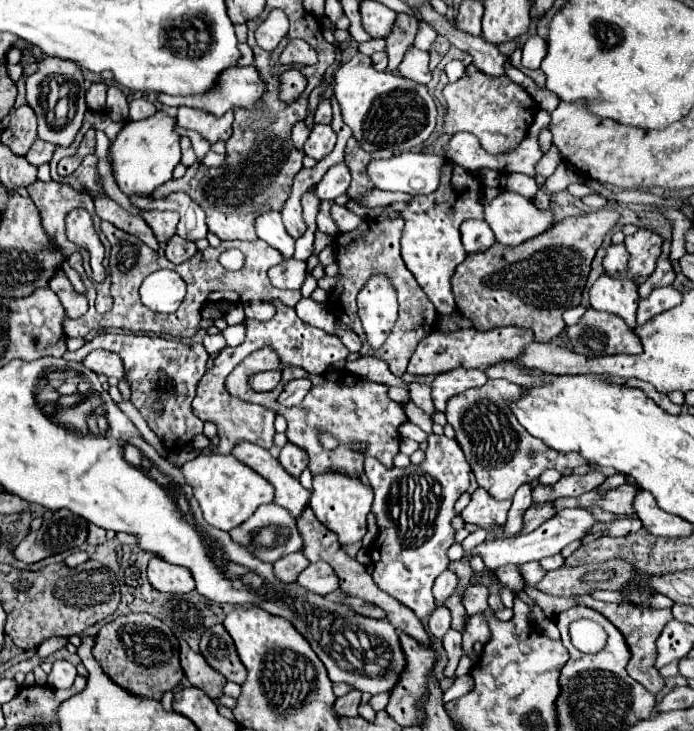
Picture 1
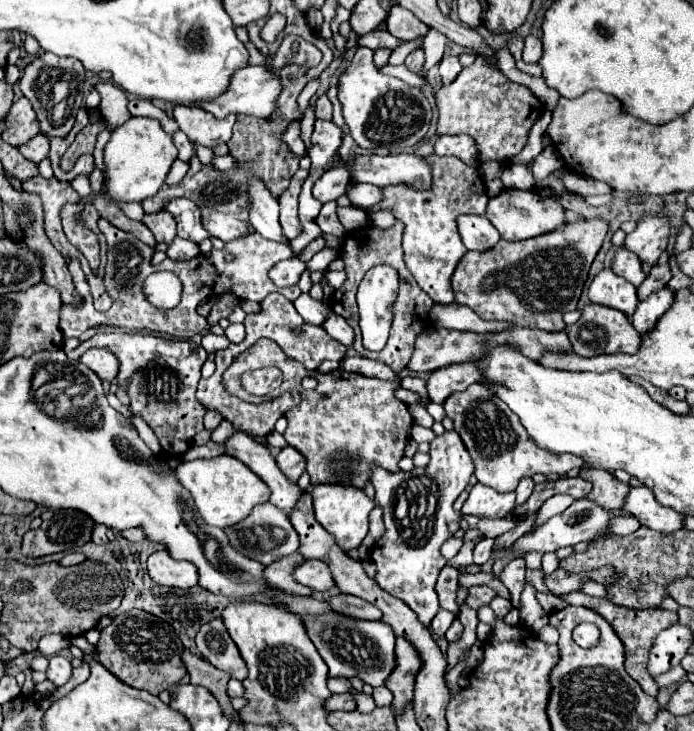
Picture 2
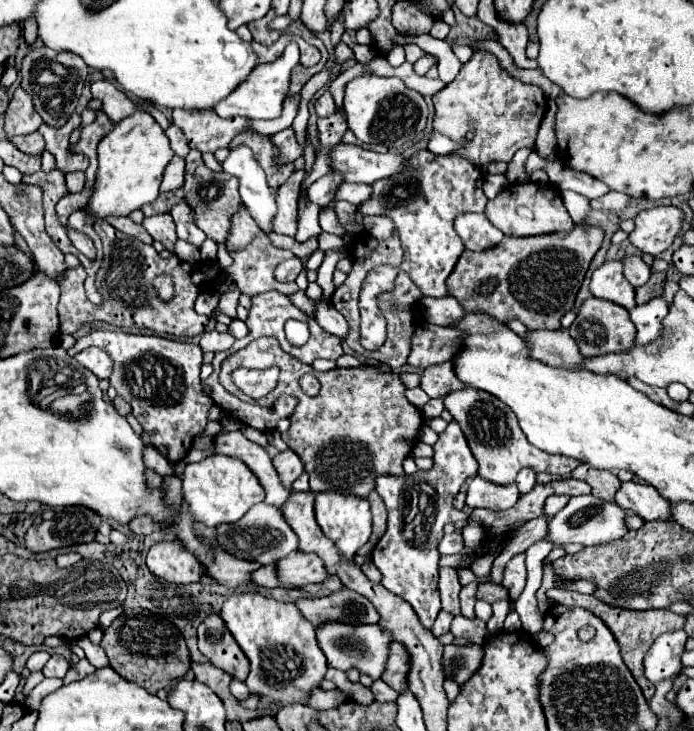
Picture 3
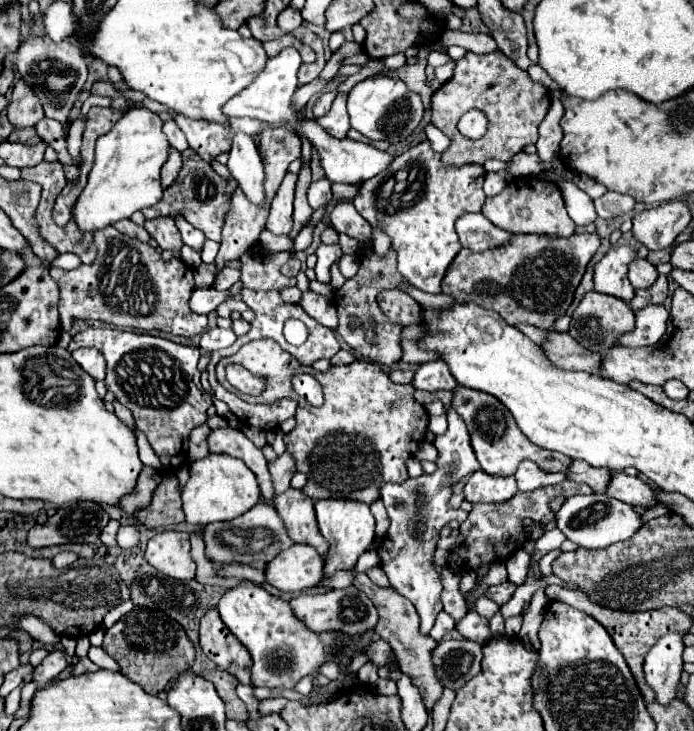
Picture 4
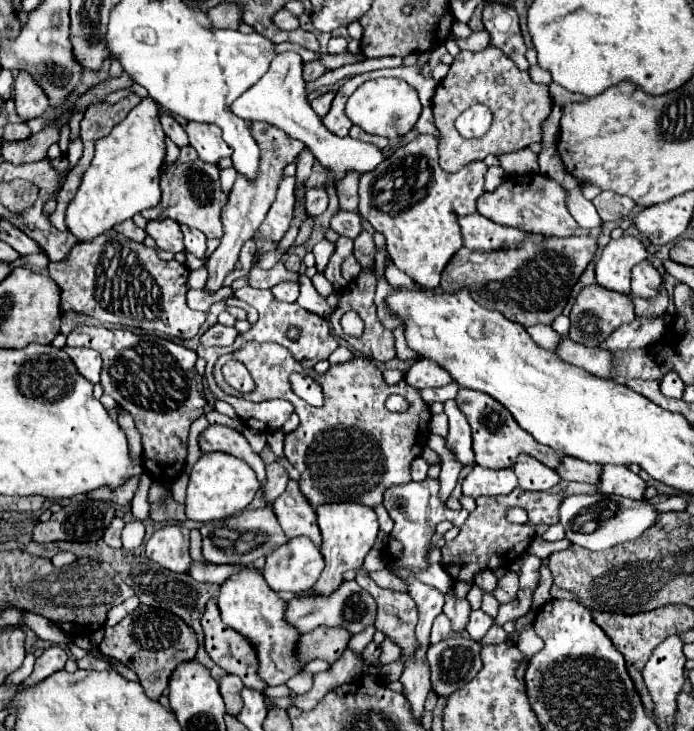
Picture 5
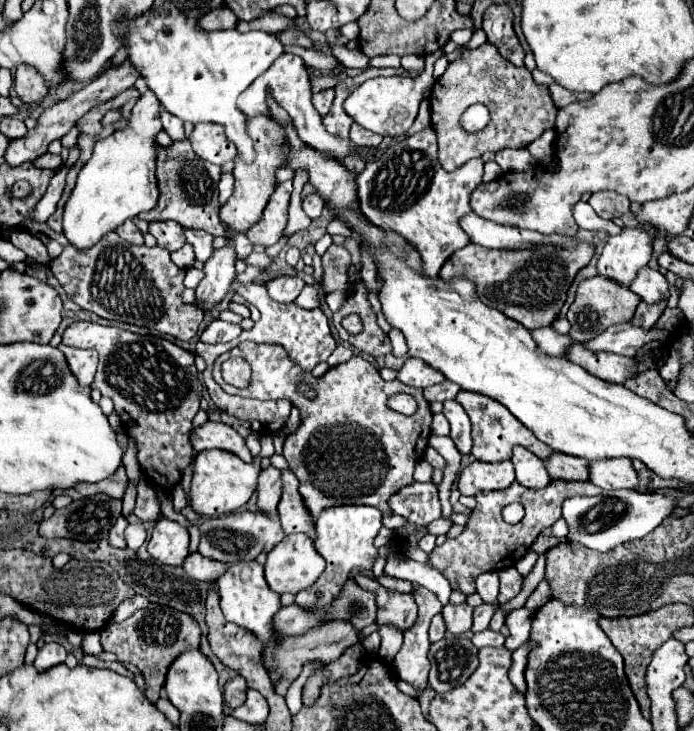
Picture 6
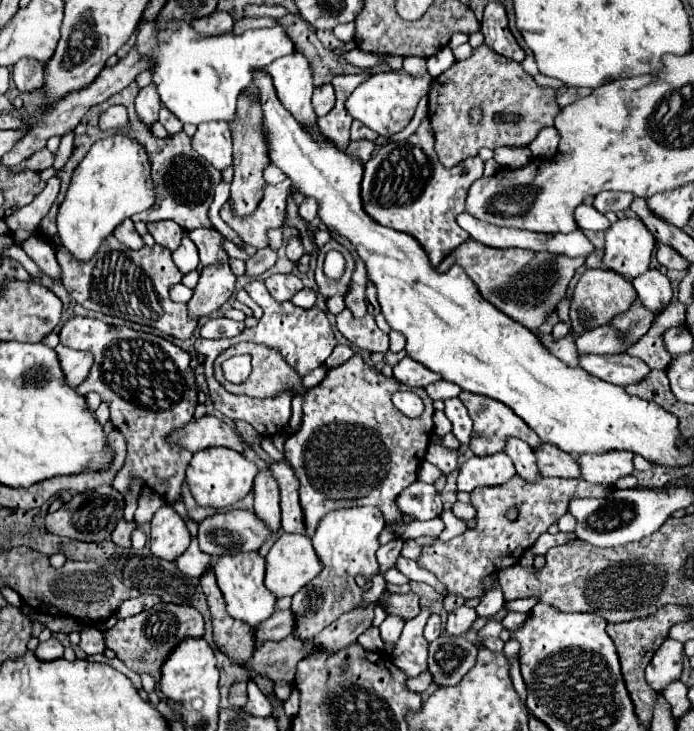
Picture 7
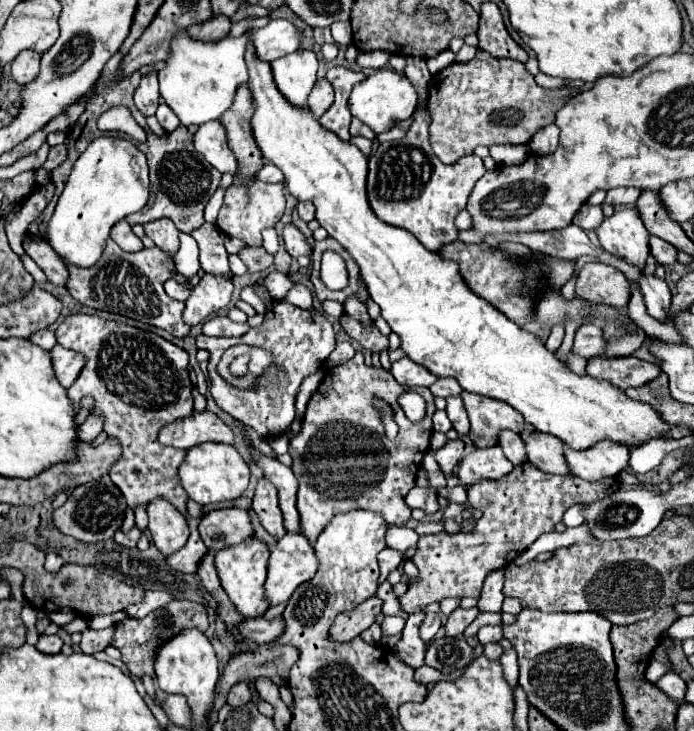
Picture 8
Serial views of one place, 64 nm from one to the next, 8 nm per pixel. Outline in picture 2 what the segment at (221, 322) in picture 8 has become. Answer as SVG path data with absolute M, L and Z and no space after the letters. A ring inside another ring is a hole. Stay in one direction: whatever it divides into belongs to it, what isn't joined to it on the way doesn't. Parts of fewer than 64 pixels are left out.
M208 332L208 334L202 338L202 346L204 346L204 350L206 350L208 354L214 354L214 352L226 348L228 344L230 344L230 340L228 340L224 334L222 334L222 336L216 336L216 334Z

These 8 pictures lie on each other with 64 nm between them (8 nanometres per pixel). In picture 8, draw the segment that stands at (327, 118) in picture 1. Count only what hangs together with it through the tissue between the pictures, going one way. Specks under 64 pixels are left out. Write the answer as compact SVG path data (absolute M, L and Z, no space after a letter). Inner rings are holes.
M318 80L308 96L308 106L314 118L320 118L334 104L334 88L328 80Z

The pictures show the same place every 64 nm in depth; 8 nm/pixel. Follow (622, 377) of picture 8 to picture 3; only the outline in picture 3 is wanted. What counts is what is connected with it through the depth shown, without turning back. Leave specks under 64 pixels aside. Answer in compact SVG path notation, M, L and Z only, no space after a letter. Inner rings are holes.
M530 330L528 336L524 336L524 342L536 360L550 366L580 370L580 362L584 360L566 330Z

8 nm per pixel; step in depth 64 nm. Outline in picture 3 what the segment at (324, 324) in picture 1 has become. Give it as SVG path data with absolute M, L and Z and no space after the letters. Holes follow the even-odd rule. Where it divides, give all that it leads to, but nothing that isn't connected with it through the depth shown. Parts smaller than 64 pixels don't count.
M302 290L296 292L296 294L292 294L290 300L292 300L292 304L294 304L298 310L302 310L306 316L312 316L312 318L314 318L314 308L316 308L316 304L314 304Z

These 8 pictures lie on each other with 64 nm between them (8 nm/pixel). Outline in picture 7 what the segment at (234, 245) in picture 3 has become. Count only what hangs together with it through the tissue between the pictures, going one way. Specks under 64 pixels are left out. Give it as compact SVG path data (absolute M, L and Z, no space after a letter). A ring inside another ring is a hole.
M244 94L238 98L236 120L230 124L232 140L234 140L234 180L232 180L232 194L230 194L230 208L236 216L248 216L258 208L262 200L262 192L266 186L264 168L270 164L266 152L266 136L262 136L262 108L258 102L252 102ZM228 260L222 264L210 264L202 270L200 282L194 288L194 296L188 302L192 316L206 316L216 312L234 292L236 276L230 270Z

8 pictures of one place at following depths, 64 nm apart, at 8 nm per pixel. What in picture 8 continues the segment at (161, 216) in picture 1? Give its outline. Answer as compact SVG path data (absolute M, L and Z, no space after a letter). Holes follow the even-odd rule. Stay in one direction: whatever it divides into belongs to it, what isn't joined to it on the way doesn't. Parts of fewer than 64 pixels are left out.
M160 218L160 220L154 220L154 222L148 222L144 226L146 230L146 236L150 236L154 240L154 244L162 250L166 250L168 254L176 254L178 250L178 228L172 220L168 218Z

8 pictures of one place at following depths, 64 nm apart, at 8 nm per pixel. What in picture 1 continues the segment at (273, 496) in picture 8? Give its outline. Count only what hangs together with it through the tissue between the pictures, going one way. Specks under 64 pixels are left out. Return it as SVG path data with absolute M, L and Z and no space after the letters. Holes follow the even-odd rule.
M290 442L282 448L278 460L280 460L280 464L284 466L284 470L290 472L290 474L296 476L296 478L298 478L298 476L302 474L302 470L308 466L308 454L306 454L302 448L298 448L296 444L290 444Z

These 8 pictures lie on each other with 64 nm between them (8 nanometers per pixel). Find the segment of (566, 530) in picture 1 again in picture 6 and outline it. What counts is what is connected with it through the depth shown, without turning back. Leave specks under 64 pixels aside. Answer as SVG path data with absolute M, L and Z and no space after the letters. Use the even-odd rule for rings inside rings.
M610 490L598 496L572 496L562 504L562 518L568 524L568 540L586 548L608 552L618 544L636 540L652 532L674 510L674 498L660 494L640 494L630 490Z

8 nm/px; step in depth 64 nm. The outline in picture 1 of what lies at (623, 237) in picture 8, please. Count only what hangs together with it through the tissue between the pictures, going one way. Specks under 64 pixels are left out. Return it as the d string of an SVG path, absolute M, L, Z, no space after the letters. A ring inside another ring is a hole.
M600 276L590 288L590 306L600 312L610 312L620 316L628 328L636 328L636 308L638 290L632 280L616 280L610 276Z

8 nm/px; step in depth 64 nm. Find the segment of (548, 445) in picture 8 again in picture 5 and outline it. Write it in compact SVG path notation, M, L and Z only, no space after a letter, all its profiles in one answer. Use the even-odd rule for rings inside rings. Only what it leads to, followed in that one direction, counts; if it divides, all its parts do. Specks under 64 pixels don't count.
M564 456L562 462L560 462L560 466L556 468L556 472L562 476L562 480L588 482L588 484L598 486L602 466L600 466L600 464L588 464L588 462L584 462L584 460Z

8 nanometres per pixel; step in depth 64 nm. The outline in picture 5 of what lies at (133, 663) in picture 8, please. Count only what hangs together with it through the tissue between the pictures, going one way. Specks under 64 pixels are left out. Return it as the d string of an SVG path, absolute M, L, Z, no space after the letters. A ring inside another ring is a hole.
M138 606L132 614L128 614L124 620L120 620L116 626L104 628L104 640L100 644L100 650L106 656L116 658L124 666L136 672L138 682L142 684L148 698L158 700L168 686L168 680L174 672L174 668L186 660L194 660L196 656L196 634L190 626L184 624L178 616L156 610L148 606Z

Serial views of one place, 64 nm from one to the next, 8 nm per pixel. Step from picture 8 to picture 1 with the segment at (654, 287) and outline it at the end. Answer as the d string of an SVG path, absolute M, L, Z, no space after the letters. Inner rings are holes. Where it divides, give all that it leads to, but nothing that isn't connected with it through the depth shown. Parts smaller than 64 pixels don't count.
M610 244L606 248L606 256L604 256L604 270L608 274L622 274L626 270L626 264L628 264L628 250L624 248L624 244Z

